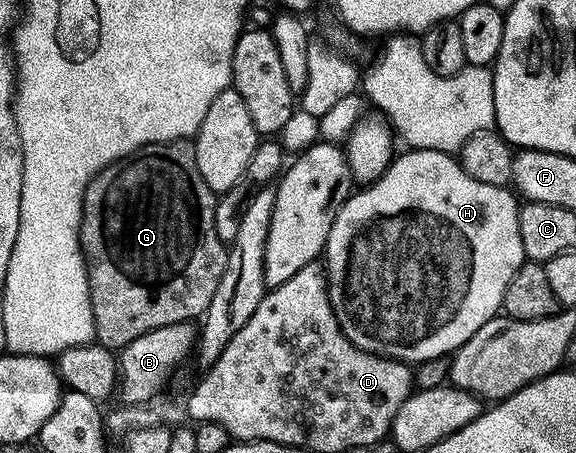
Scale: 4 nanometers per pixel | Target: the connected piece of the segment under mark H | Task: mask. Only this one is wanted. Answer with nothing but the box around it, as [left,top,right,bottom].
[324,149,526,366]

